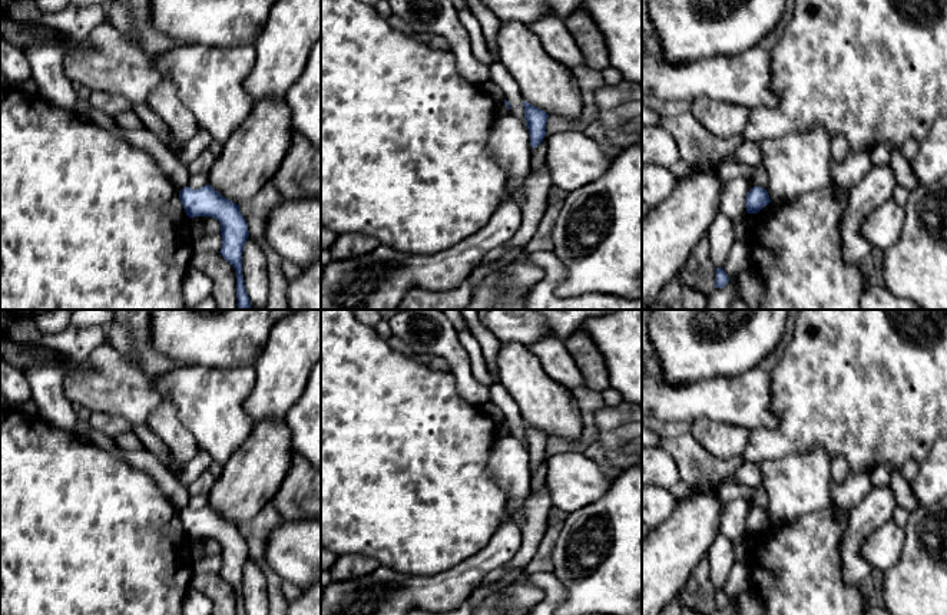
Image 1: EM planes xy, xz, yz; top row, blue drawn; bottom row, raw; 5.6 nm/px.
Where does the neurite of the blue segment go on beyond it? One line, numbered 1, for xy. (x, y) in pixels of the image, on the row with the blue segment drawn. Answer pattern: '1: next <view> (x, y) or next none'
1: next none

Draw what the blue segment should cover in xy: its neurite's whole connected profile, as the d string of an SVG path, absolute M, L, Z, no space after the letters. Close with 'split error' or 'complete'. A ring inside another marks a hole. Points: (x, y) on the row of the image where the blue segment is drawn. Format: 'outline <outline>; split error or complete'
outline M211 185L199 189L185 186L179 191L179 198L189 218L211 216L221 222L222 248L219 254L235 268L238 310L251 310L242 275L242 252L249 231L239 205L223 198Z; complete

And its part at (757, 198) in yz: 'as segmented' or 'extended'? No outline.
as segmented

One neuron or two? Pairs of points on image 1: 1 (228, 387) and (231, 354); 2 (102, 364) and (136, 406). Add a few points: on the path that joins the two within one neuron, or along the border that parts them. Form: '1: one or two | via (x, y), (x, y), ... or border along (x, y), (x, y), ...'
1: two | border along (196, 364), (208, 367), (252, 366)
2: one | via (105, 374), (126, 396)

